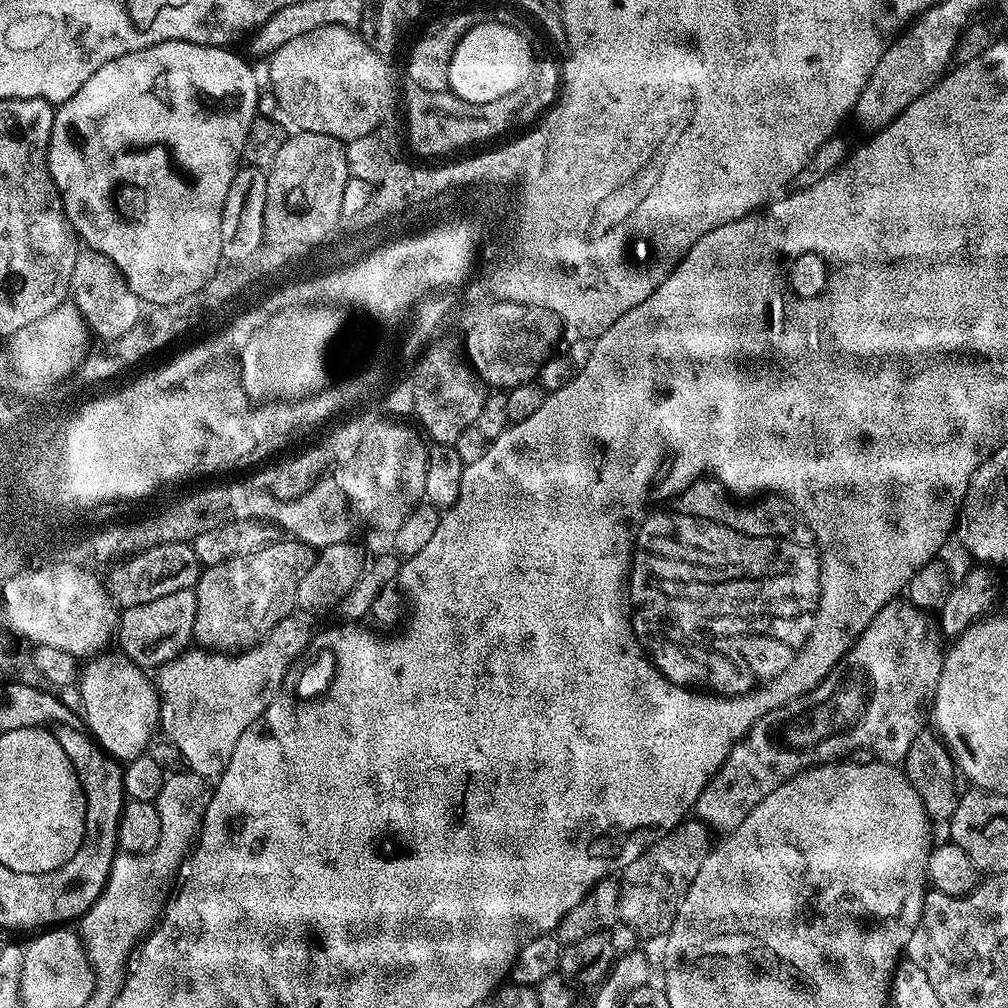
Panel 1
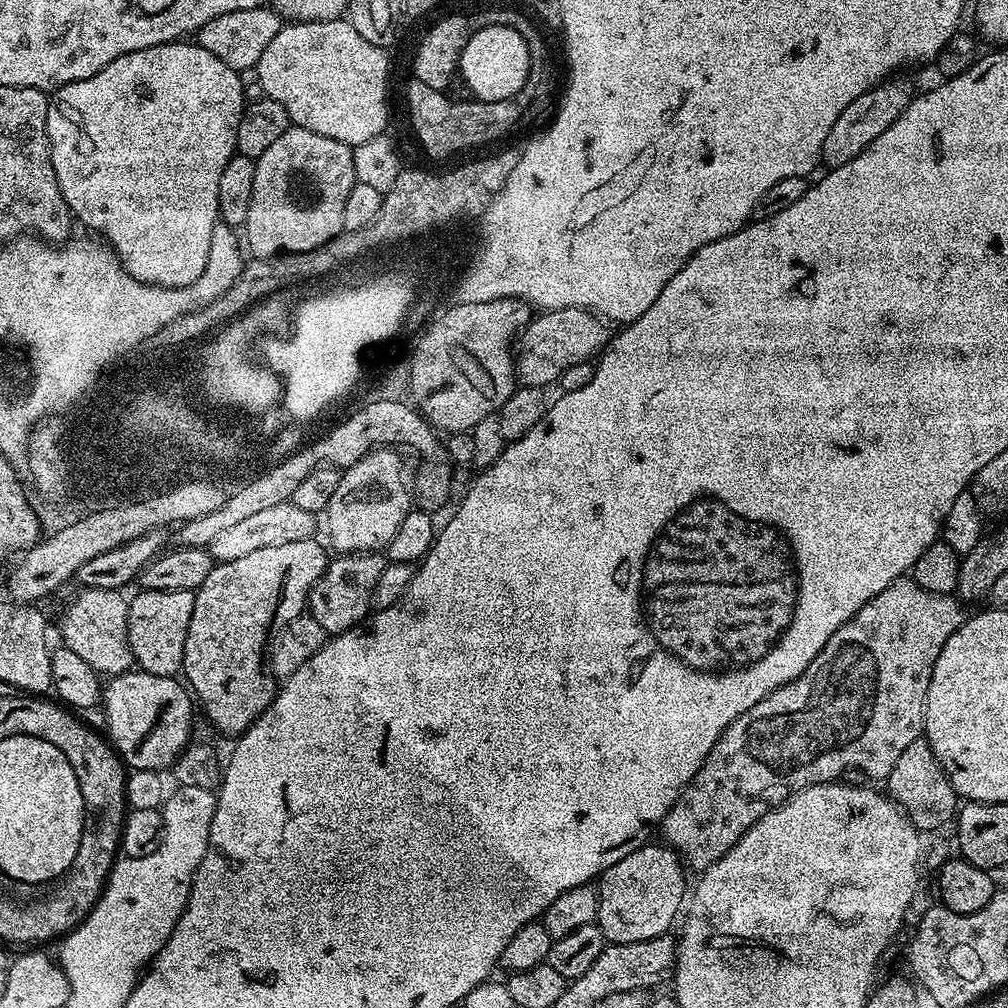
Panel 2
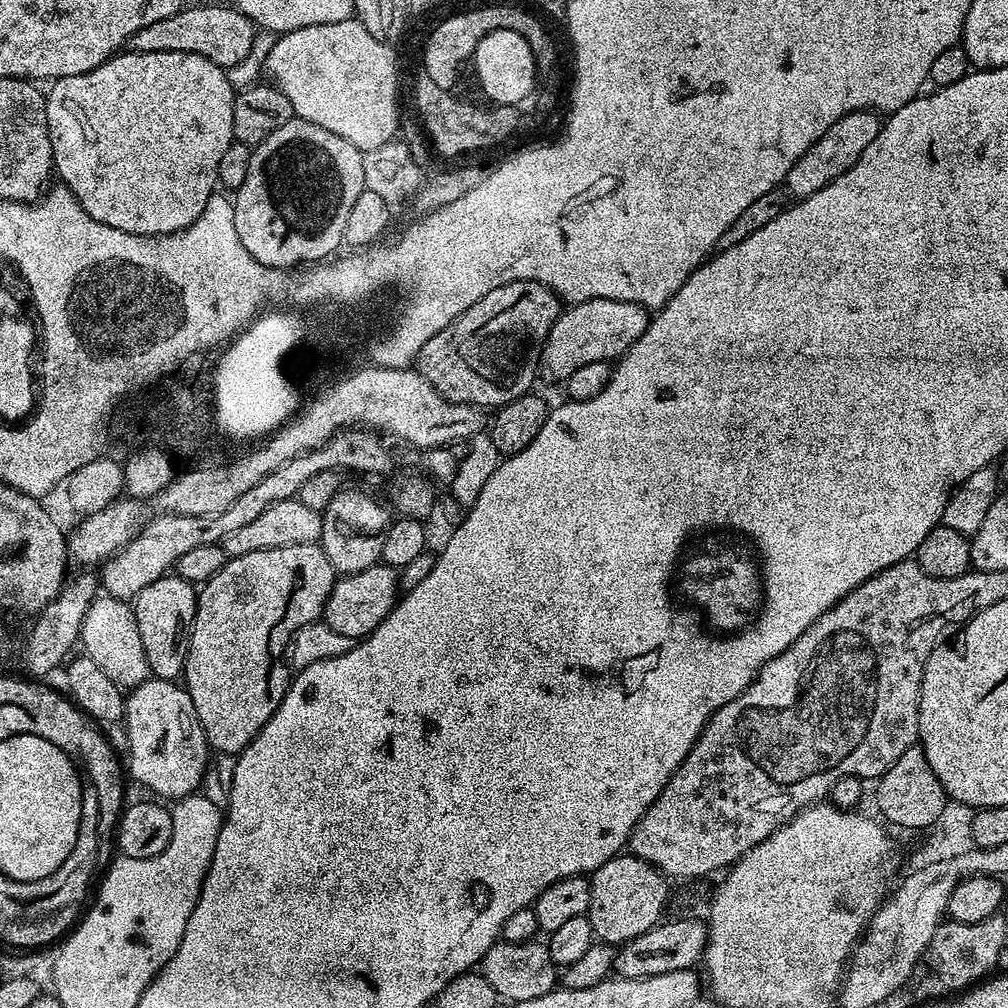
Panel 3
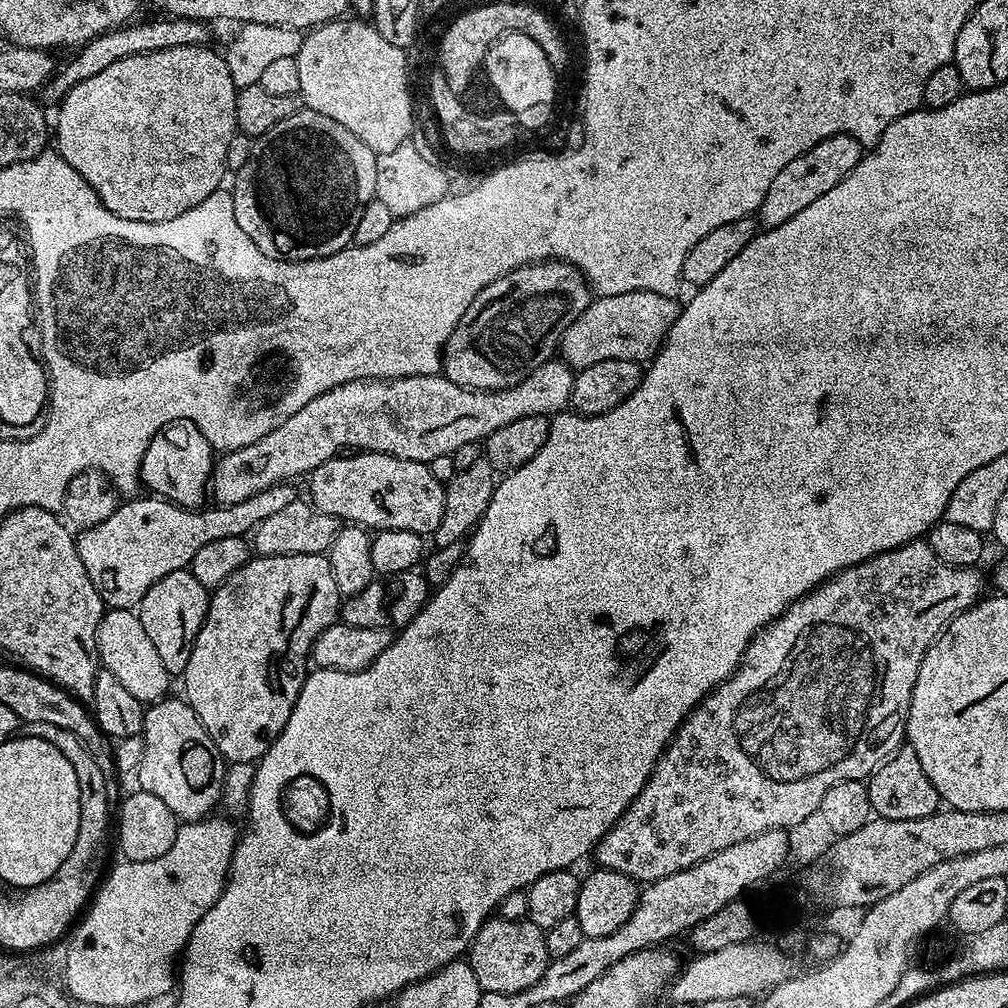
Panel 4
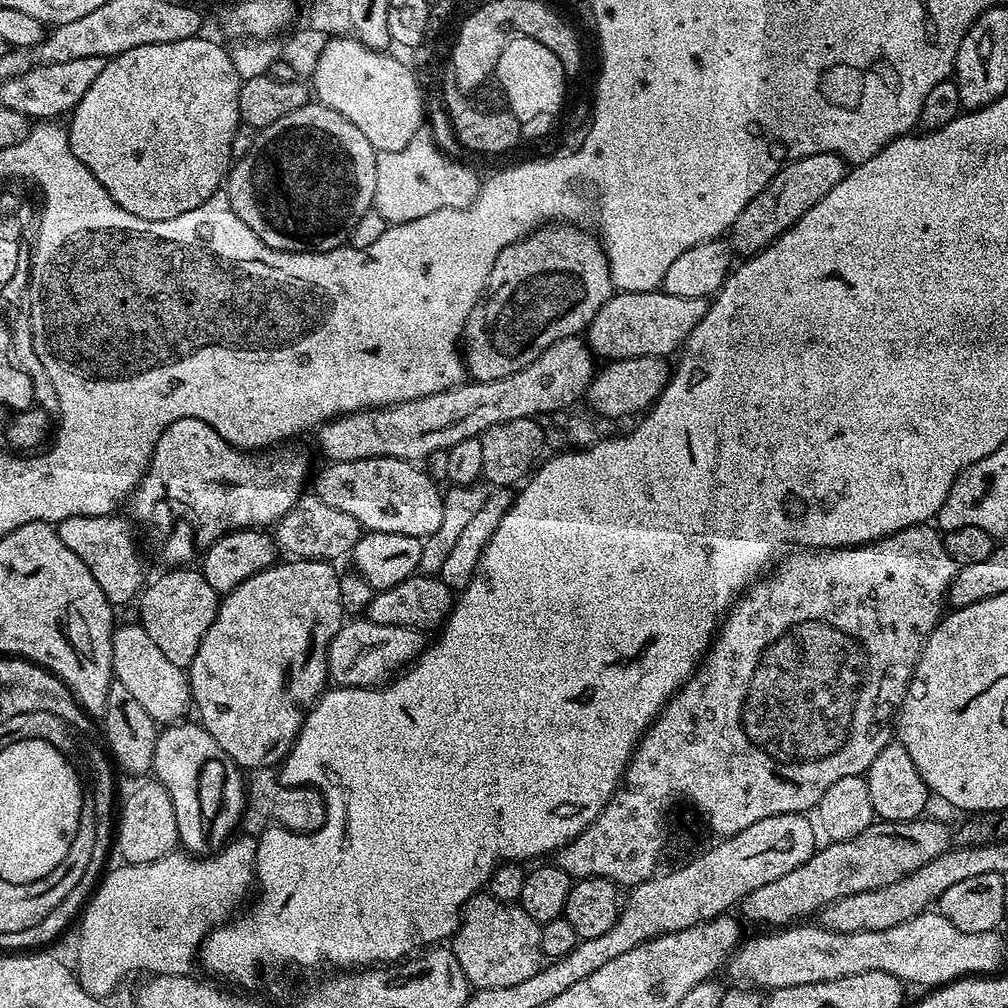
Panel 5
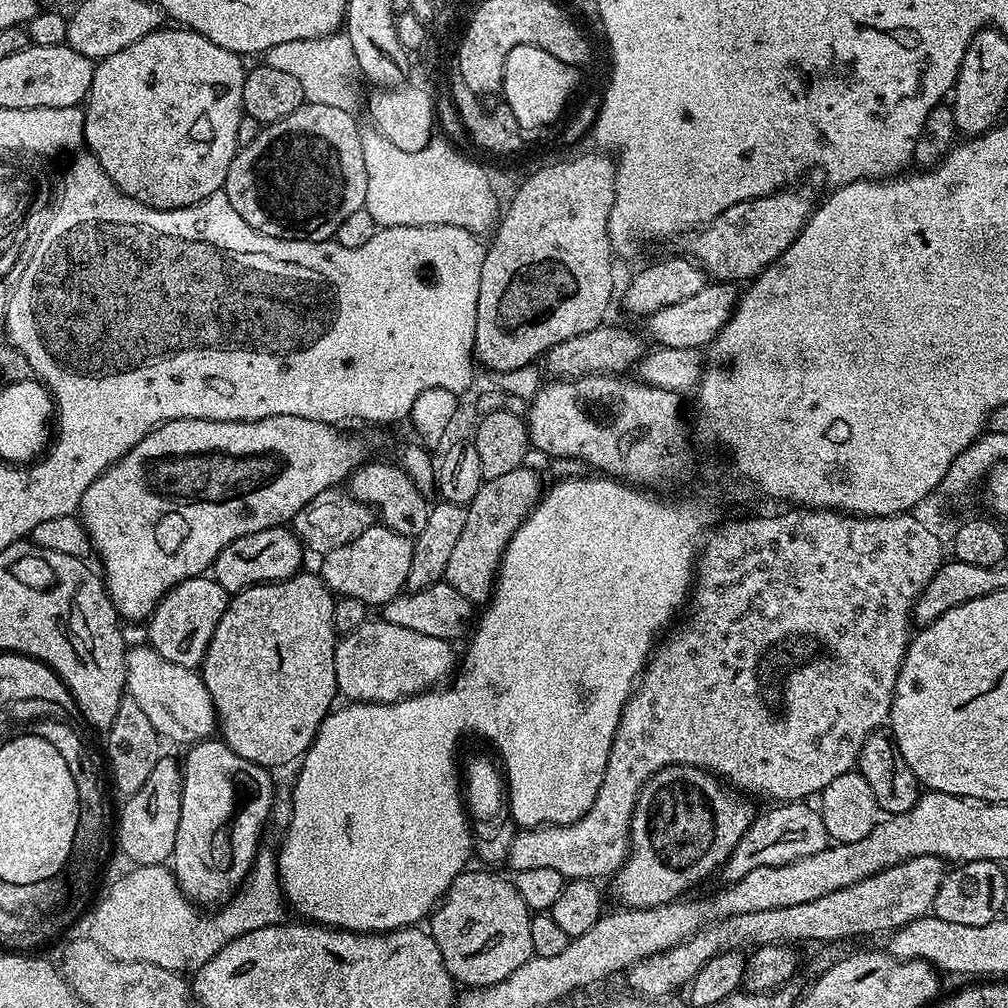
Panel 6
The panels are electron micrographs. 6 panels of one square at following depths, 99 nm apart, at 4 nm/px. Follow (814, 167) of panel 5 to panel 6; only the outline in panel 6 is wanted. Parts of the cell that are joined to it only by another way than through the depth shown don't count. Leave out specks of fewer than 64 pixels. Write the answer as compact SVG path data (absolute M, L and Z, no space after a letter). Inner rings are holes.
M797 187L795 190L781 190L771 192L768 196L759 196L753 200L743 200L718 214L711 224L701 227L695 233L692 240L692 252L697 264L704 269L705 273L716 282L743 282L751 281L760 271L774 263L791 244L796 241L798 234L804 228L804 223L812 215L818 196L815 196L808 188Z

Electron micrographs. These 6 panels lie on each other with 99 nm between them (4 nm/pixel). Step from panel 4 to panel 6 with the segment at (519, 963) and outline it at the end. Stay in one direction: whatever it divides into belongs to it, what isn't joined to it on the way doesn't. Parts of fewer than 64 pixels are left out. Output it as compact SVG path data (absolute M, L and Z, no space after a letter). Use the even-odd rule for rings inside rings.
M465 870L448 887L448 893L436 905L430 917L430 931L438 950L442 950L442 962L446 962L446 970L452 975L457 985L468 988L488 988L491 984L502 982L518 970L526 961L531 960L534 953L530 942L530 909L522 902L522 894L518 894L515 883L511 879L503 880L495 876L495 871Z

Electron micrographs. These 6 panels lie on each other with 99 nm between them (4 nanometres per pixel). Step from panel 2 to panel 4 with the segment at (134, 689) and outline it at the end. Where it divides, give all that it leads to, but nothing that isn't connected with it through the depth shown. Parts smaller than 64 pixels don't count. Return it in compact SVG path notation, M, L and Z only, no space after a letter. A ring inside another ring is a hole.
M172 699L157 700L144 713L142 733L144 753L140 756L139 787L145 792L154 794L154 798L162 798L162 802L166 802L166 806L170 806L170 810L175 812L181 821L203 820L215 809L212 807L220 804L220 795L224 789L226 761L218 750L218 746L214 746L210 734L206 734L206 726L202 726L198 714L194 714L187 700Z

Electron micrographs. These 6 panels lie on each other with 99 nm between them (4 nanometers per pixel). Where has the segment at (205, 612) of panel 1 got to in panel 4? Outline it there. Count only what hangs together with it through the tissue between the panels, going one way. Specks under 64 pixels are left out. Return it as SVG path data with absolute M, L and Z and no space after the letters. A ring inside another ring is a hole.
M286 554L285 556L257 556L253 555L234 574L230 574L223 580L217 588L211 593L208 602L208 613L202 622L202 626L196 635L194 646L190 650L190 662L186 662L186 670L182 673L184 680L183 699L198 714L202 726L206 726L206 734L218 746L218 750L224 756L225 761L237 764L238 762L263 761L266 750L270 750L272 741L282 734L286 722L290 722L290 714L298 702L298 694L302 690L304 680L308 677L310 671L310 657L312 647L318 638L332 624L337 623L338 617L342 612L342 597L338 586L334 583L334 570L330 566L327 555L324 554Z

